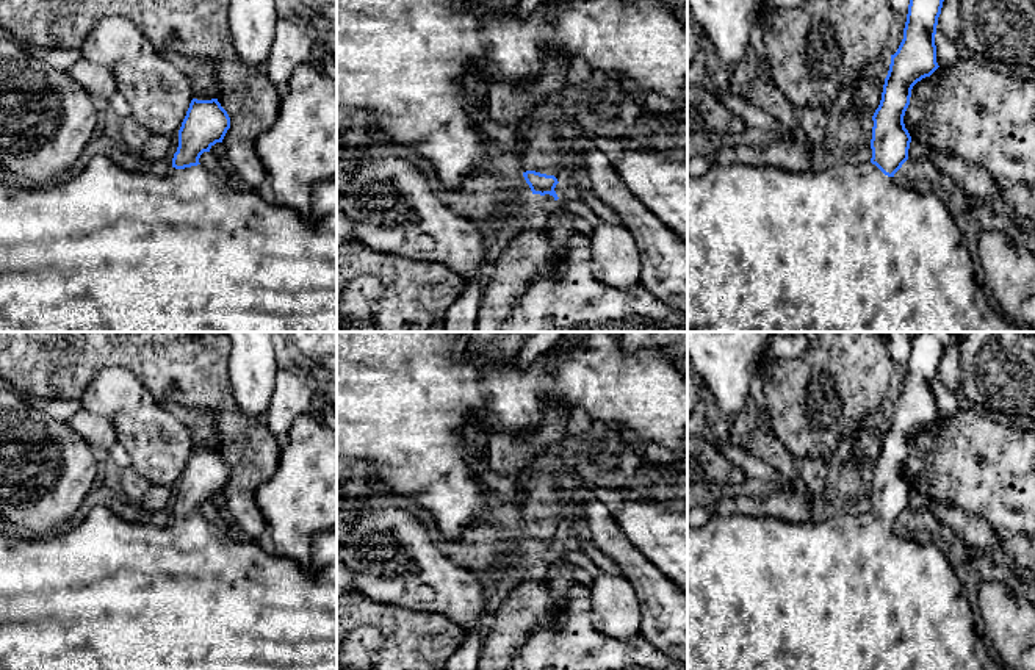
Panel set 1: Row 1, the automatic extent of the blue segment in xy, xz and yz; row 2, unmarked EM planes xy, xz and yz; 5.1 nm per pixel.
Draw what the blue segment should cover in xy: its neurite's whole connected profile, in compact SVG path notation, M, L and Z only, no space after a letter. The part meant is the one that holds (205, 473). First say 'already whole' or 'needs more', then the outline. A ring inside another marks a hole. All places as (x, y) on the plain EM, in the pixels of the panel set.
needs more; M193 449L179 481L172 521L164 528L128 521L108 506L97 504L66 534L49 539L0 534L0 670L337 670L337 531L313 535L310 567L266 553L255 540L199 513L204 502L222 493L229 479L230 468L218 449Z

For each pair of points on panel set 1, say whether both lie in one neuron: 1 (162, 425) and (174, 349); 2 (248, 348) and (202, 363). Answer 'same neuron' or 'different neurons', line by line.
1: different neurons
2: different neurons

